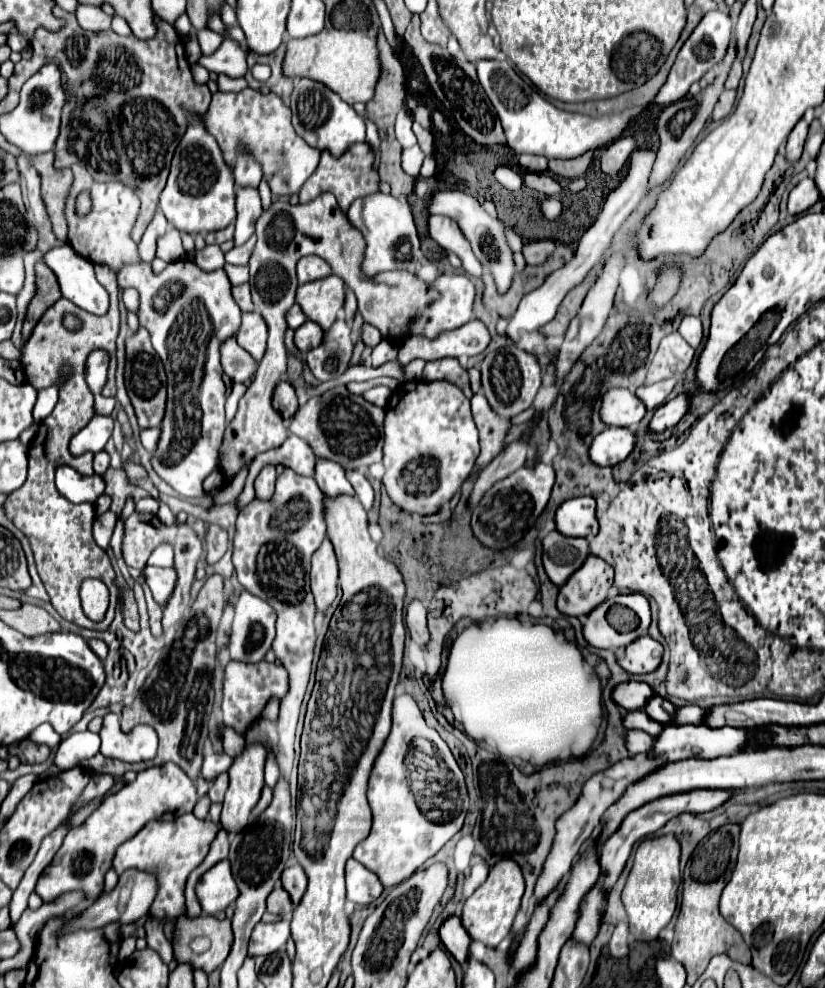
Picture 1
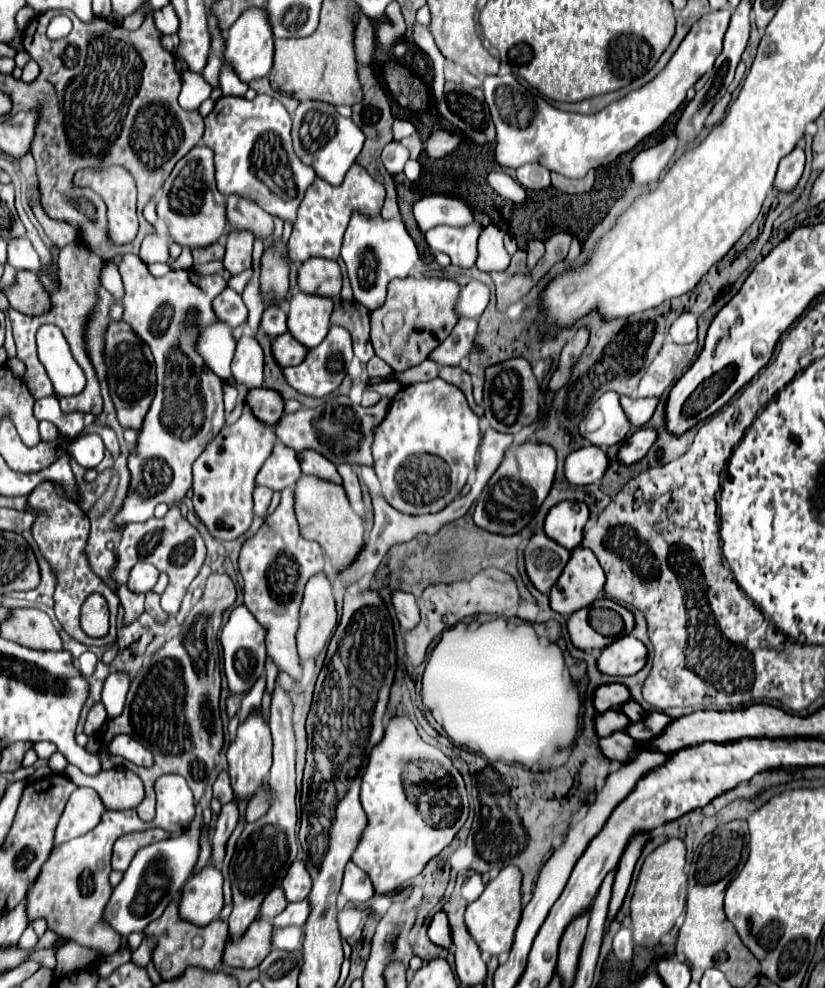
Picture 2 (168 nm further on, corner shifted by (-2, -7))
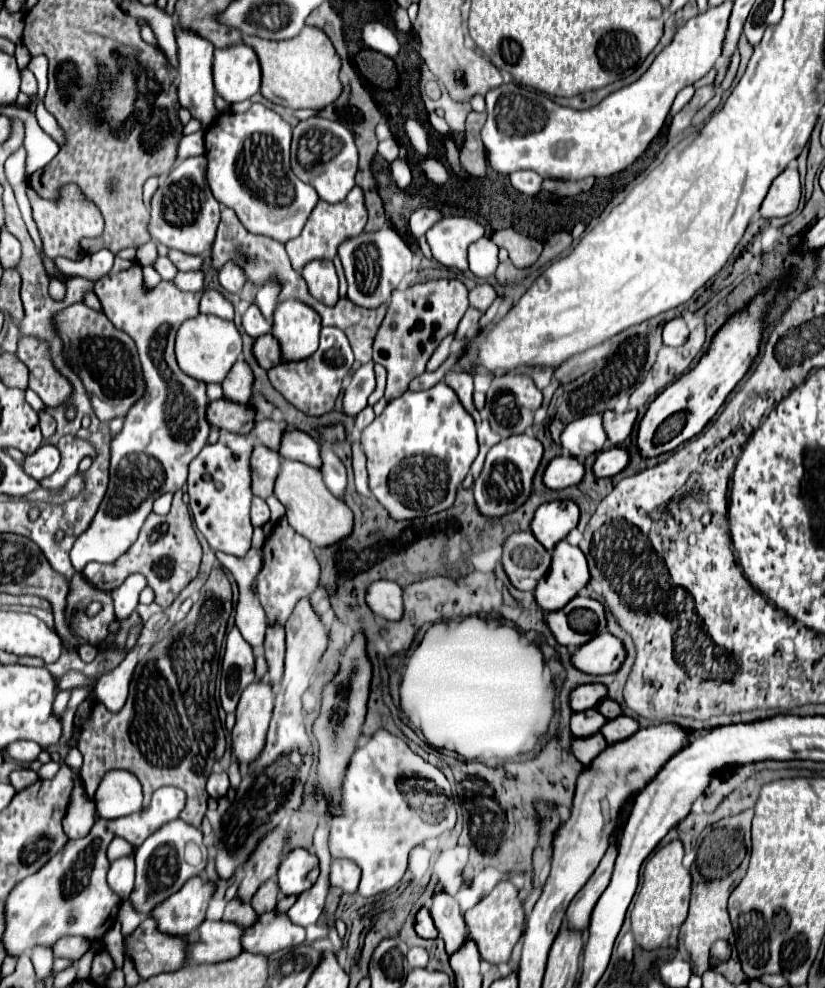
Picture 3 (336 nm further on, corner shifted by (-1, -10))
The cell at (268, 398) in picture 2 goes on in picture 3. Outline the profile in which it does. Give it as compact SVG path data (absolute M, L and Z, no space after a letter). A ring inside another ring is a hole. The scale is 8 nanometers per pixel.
M218 399L208 403L206 419L210 427L218 427L222 431L248 435L254 427L254 409L248 405L230 403L228 399Z

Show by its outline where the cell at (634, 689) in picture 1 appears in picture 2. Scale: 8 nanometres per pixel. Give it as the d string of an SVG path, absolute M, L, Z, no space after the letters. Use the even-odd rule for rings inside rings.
M605 684L595 692L595 708L597 712L607 712L619 708L621 704L631 700L631 692L625 684Z

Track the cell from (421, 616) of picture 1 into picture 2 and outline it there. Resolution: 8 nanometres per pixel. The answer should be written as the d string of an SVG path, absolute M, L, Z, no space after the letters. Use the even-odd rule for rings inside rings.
M393 592L393 606L395 606L397 618L399 618L403 630L413 630L419 624L421 616L419 616L417 598L413 594Z

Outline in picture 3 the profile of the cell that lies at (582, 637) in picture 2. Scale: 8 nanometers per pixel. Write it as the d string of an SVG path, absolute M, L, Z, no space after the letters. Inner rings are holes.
M572 599L568 605L564 605L562 609L558 609L558 611L544 613L544 623L548 625L550 633L554 635L554 639L556 639L560 645L566 645L566 647L576 649L576 647L580 647L582 643L586 643L592 635L590 635L590 633L578 633L578 631L570 629L570 625L568 625L568 613L570 613L572 609L576 609L574 599Z

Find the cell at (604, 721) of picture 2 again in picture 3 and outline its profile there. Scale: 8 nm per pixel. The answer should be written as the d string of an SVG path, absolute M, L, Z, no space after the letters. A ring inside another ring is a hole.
M588 709L582 713L572 713L570 731L574 737L586 737L586 735L598 733L604 723L606 723L606 719L596 709Z

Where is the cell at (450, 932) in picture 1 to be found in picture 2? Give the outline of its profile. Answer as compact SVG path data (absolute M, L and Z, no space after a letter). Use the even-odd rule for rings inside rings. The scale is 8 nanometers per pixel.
M437 912L431 920L429 926L429 938L433 944L441 946L441 948L449 948L453 944L453 936L451 936L451 926L447 920L445 912Z

